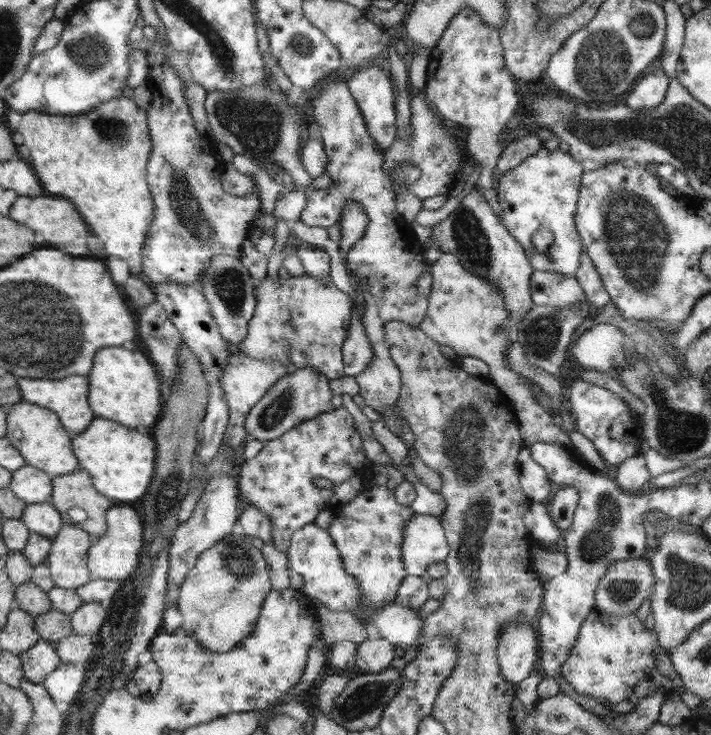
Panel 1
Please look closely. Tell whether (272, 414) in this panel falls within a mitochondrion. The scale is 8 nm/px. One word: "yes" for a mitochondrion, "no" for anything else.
yes

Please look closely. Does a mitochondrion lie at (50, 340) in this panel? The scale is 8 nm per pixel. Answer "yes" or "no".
yes

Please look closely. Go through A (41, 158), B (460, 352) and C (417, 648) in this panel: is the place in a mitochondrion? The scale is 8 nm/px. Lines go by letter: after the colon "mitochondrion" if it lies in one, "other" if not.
A: other
B: other
C: other

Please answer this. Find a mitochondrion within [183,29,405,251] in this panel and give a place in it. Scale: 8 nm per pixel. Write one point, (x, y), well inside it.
(257, 123)

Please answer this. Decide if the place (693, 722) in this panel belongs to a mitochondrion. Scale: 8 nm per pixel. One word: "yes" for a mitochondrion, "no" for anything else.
no

